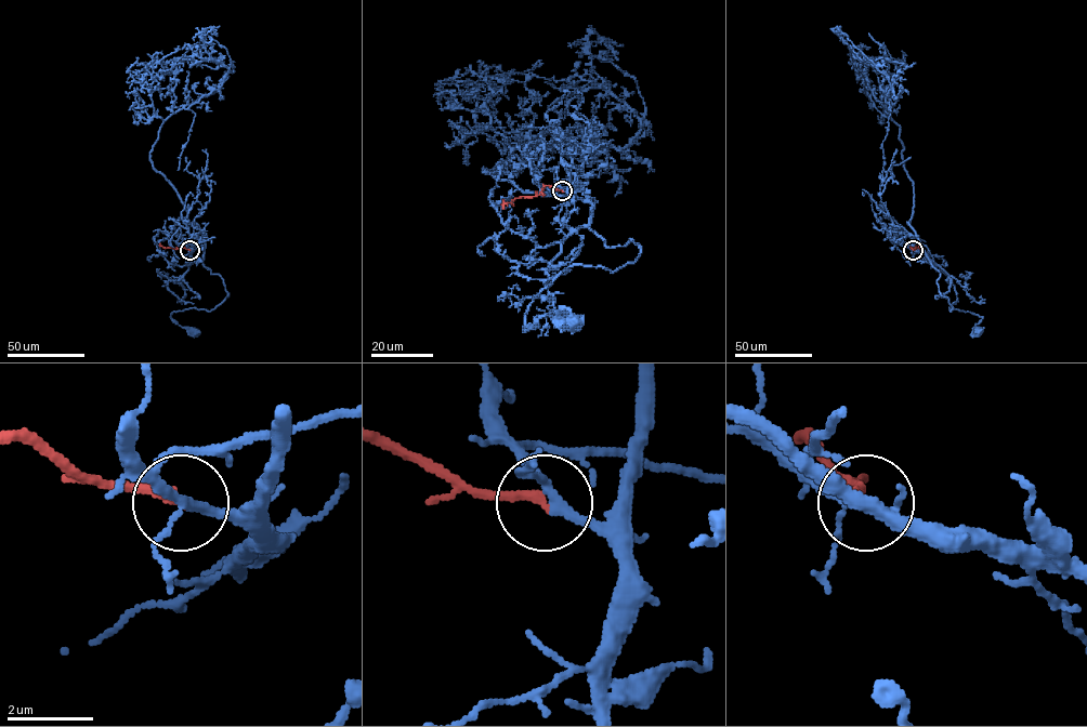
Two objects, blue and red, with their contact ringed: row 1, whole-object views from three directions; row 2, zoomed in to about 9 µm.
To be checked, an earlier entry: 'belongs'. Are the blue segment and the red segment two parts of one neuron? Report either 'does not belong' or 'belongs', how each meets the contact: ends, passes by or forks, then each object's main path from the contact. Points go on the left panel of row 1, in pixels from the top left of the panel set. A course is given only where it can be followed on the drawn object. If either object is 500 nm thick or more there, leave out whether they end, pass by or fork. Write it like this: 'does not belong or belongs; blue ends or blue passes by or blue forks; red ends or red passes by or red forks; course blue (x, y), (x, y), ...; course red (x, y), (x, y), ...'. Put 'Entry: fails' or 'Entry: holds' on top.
Entry: fails
does not belong; blue forks; red ends; course blue (190, 250), (191, 259), (220, 276), (228, 295), (210, 311), (188, 308), (171, 314), (179, 325), (194, 332); course red (190, 250), (162, 247), (160, 242)

